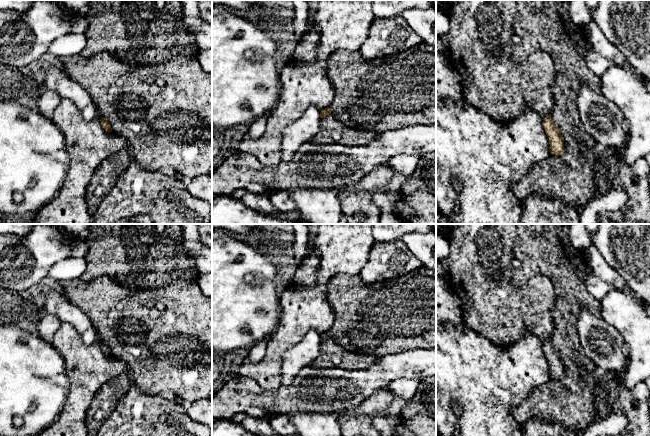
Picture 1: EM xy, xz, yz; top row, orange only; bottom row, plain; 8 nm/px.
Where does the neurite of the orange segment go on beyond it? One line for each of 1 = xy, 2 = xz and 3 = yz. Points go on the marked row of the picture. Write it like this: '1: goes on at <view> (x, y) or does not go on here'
1: does not go on here
2: does not go on here
3: does not go on here

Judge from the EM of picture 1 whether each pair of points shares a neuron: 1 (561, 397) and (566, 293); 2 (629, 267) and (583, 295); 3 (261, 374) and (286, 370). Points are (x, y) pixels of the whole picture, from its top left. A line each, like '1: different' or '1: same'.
1: same
2: different
3: different

